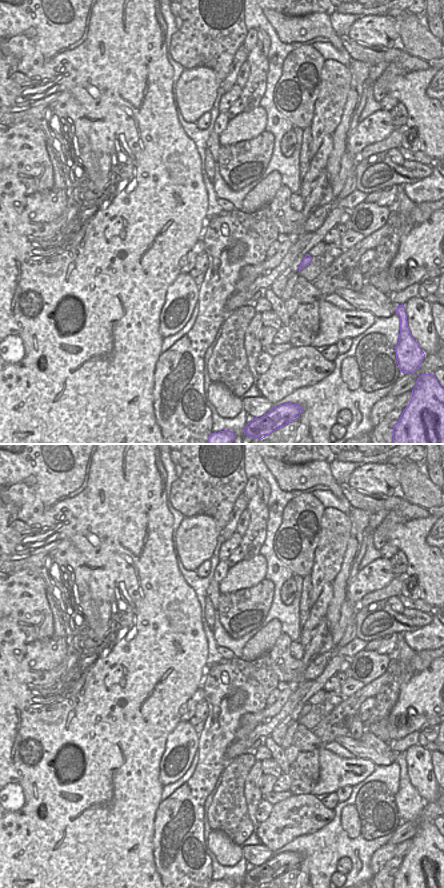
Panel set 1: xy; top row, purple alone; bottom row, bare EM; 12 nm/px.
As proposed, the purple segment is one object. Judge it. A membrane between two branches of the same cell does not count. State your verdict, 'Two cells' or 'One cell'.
One cell.

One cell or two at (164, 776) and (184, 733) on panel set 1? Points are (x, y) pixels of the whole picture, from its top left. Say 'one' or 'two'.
one

